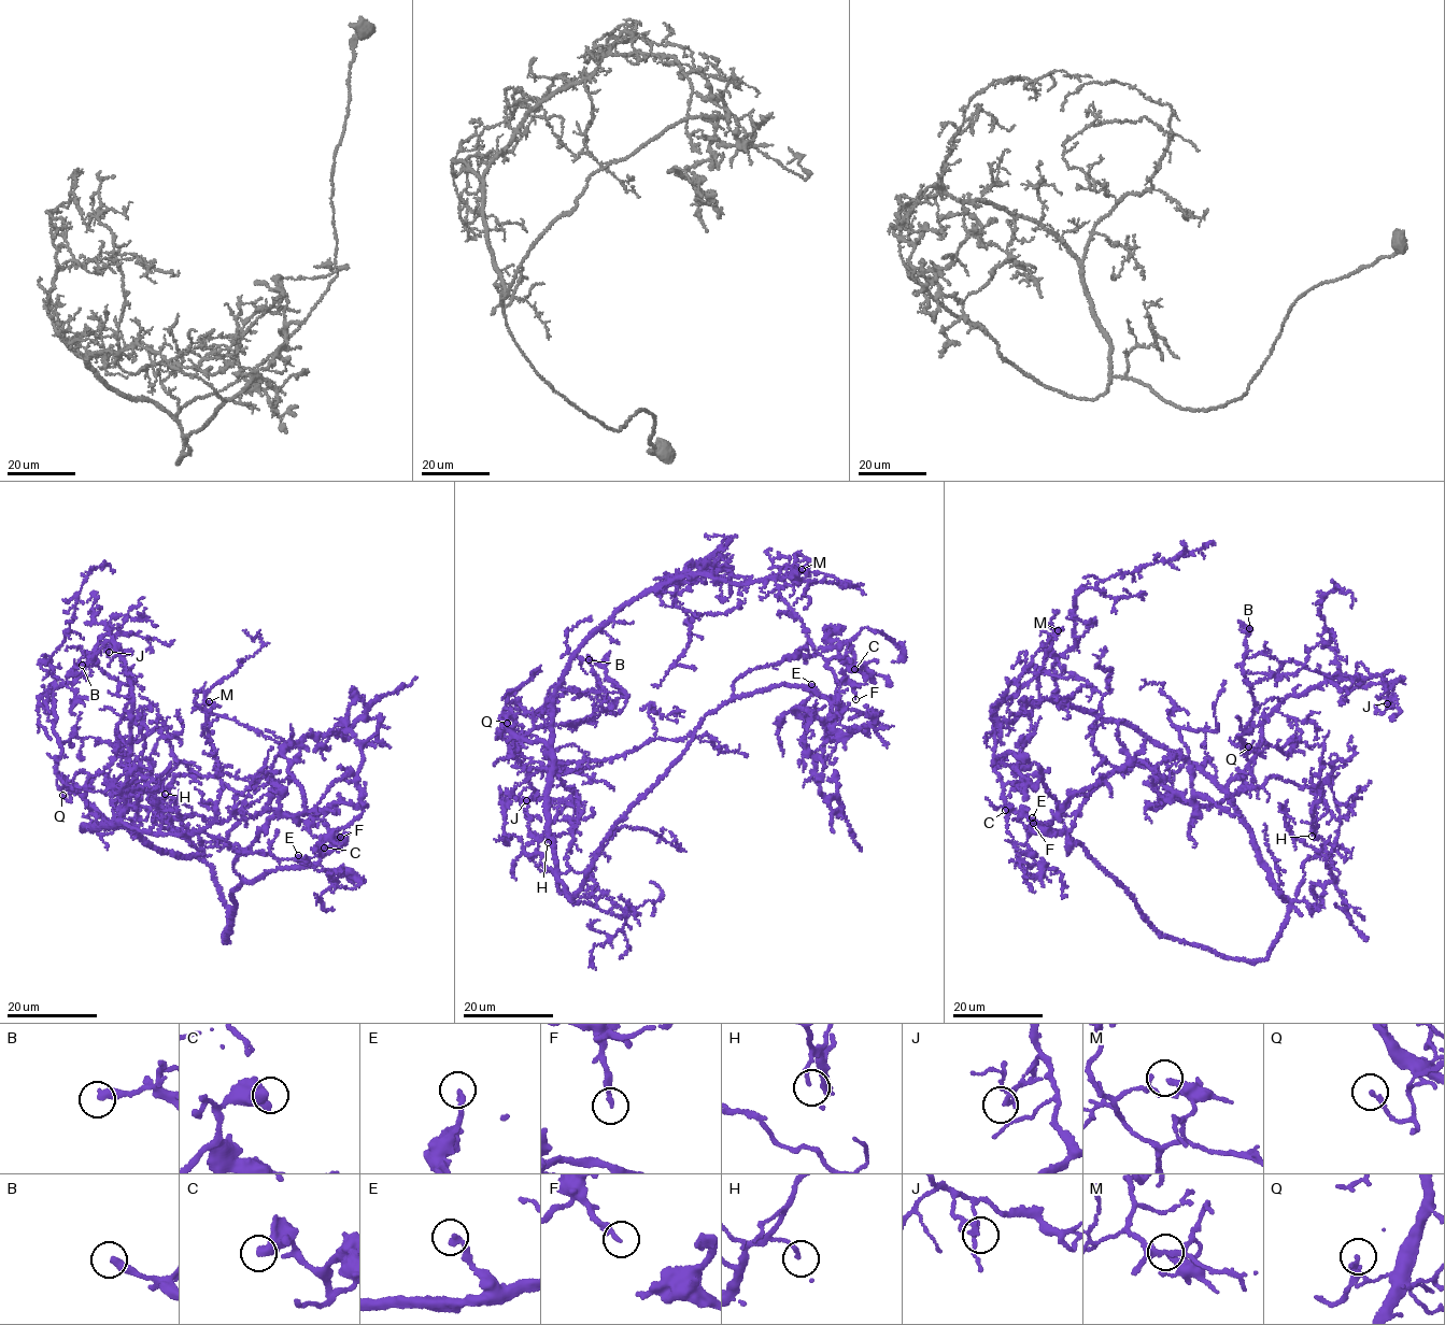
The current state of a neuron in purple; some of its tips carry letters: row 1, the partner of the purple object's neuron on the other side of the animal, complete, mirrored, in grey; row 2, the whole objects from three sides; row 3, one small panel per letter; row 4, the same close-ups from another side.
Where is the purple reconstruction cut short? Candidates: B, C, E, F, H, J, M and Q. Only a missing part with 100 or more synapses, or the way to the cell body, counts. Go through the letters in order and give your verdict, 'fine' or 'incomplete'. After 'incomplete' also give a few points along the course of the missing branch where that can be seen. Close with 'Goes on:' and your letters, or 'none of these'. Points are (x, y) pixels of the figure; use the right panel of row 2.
B: fine
C: fine
E: fine
F: fine
H: fine
J: fine
M: fine
Q: fine
Goes on: none of these

